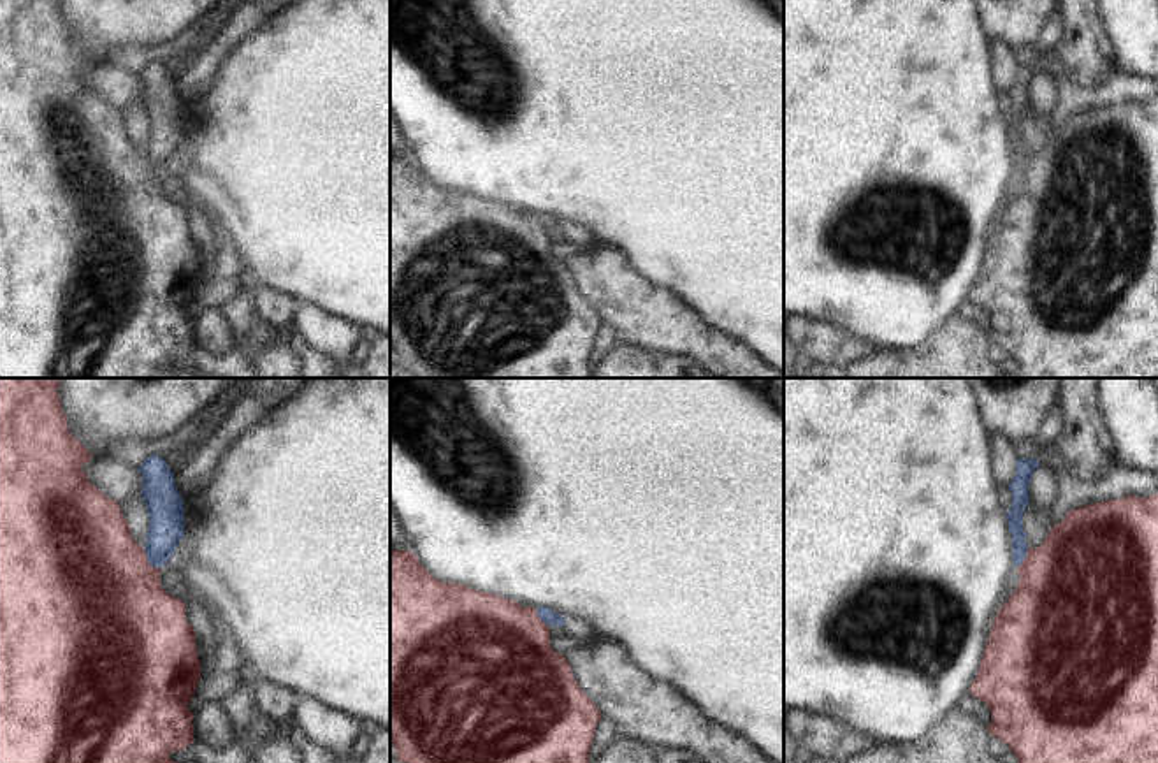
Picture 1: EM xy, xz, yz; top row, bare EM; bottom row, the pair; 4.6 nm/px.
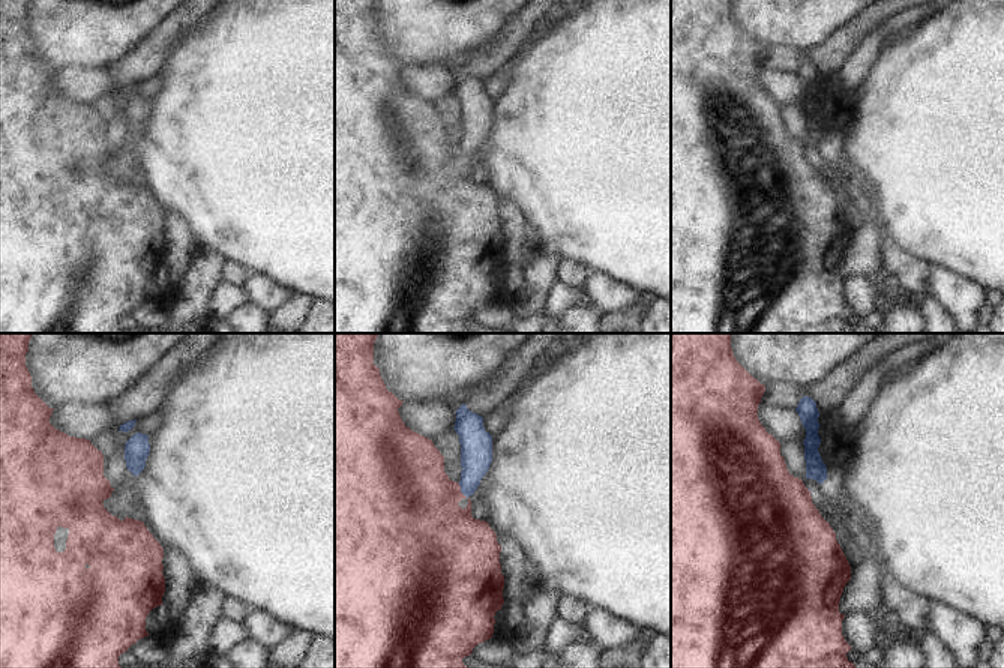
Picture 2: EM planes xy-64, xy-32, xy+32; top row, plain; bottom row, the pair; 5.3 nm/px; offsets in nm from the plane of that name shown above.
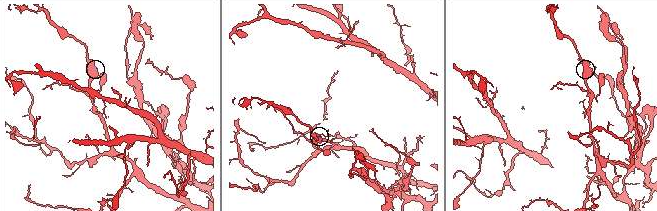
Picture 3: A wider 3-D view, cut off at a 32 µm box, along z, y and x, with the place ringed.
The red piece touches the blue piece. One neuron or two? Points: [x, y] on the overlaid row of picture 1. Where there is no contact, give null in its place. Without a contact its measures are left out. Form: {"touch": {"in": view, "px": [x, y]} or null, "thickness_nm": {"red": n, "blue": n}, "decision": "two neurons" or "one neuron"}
{"touch": {"in": "xy", "px": [146, 559]}, "thickness_nm": {"red": 500, "blue": 170}, "decision": "two neurons"}

